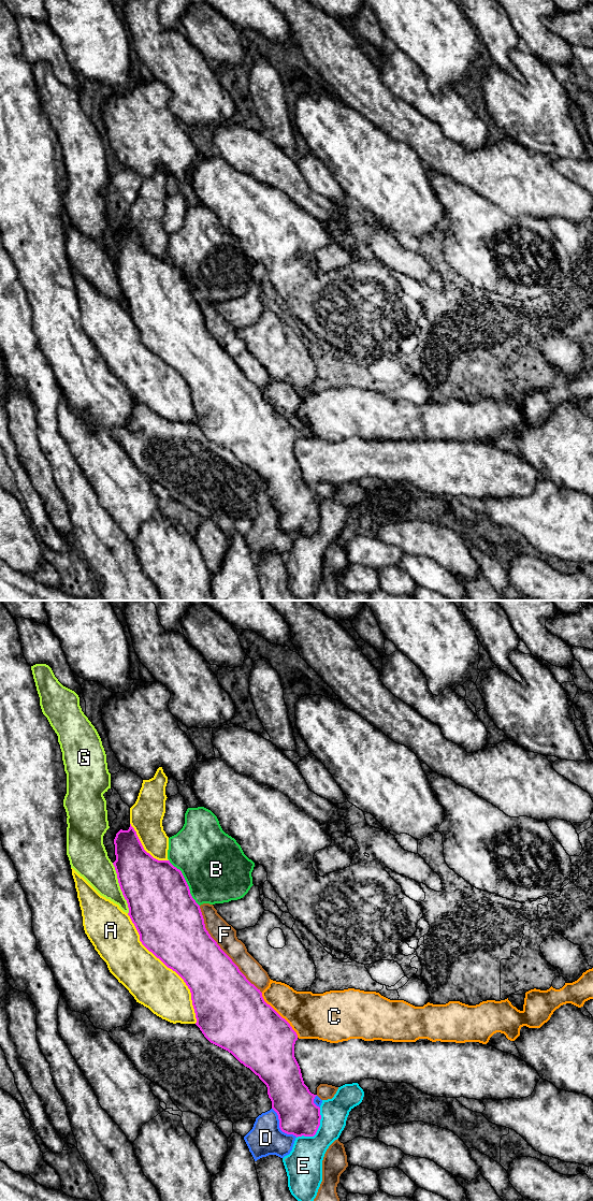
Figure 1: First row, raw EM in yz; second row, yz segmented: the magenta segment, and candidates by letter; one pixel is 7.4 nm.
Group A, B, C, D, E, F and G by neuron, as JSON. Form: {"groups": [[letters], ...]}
{"groups": [["A"], ["B"], ["C"], ["D", "E"], ["F"], ["G"]]}

